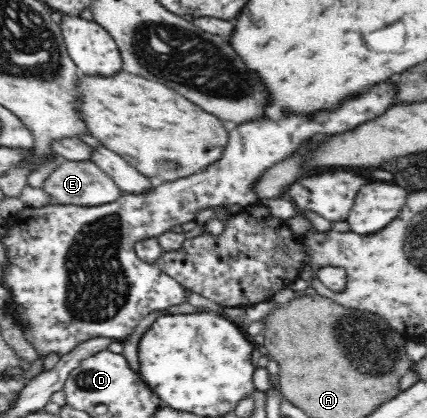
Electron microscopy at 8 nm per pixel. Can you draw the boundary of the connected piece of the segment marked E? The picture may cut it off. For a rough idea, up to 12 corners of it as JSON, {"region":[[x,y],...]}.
{"region":[[60,160],[42,183],[50,205],[104,206],[121,196],[91,161]]}

